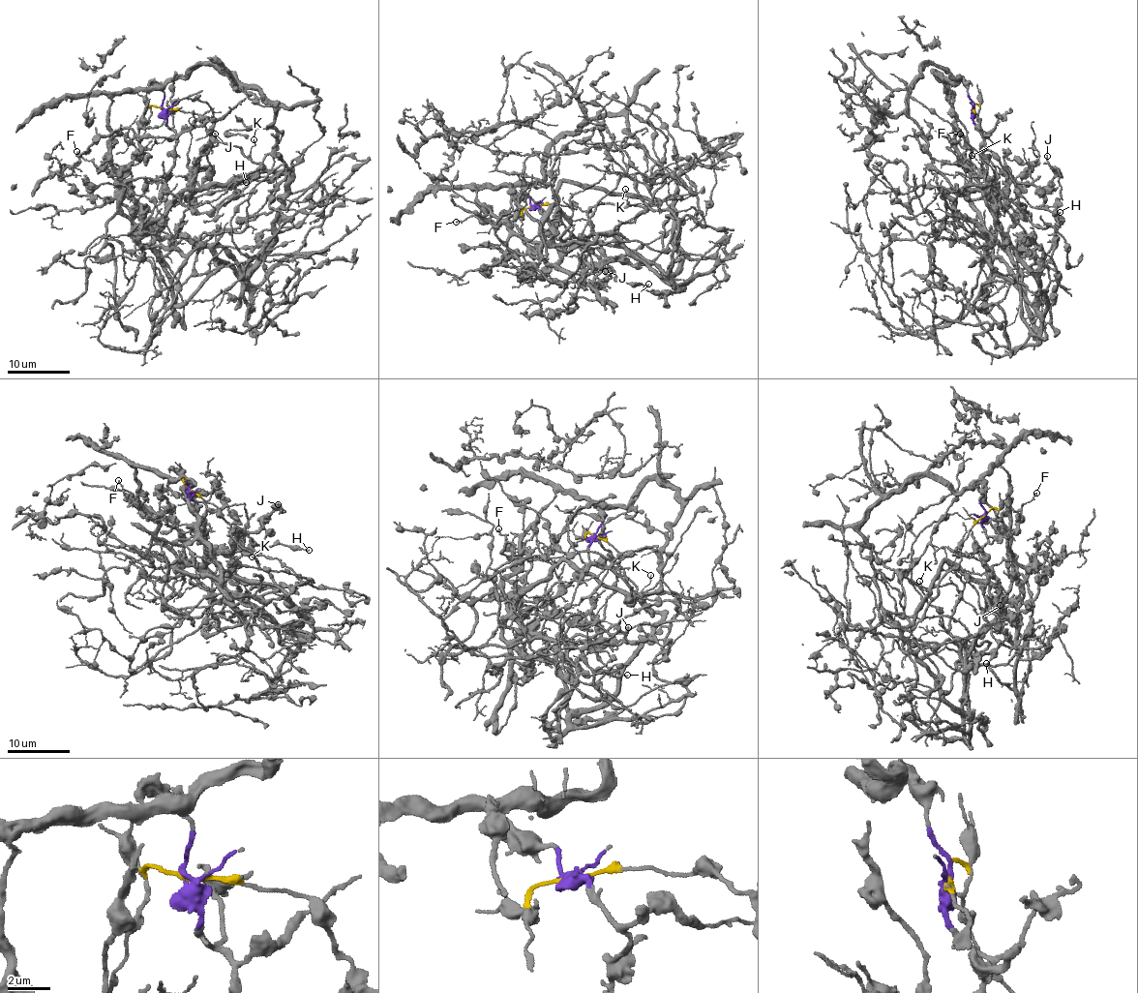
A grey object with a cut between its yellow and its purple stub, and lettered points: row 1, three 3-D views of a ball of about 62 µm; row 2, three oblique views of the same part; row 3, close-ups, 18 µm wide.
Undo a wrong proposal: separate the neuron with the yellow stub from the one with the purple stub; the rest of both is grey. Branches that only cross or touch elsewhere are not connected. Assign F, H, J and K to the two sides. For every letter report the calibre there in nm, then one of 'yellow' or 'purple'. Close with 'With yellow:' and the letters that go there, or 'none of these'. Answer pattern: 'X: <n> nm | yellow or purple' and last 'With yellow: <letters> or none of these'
F: 150 nm | purple
H: 110 nm | yellow
J: 220 nm | purple
K: 100 nm | yellow
With yellow: H, K

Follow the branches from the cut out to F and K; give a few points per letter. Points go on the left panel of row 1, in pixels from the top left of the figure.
F: (163, 108), (174, 166), (163, 186), (164, 217), (147, 245), (133, 227), (132, 174), (100, 171), (76, 152)
K: (163, 108), (195, 113), (217, 142), (236, 145), (246, 157), (254, 145), (254, 138)

